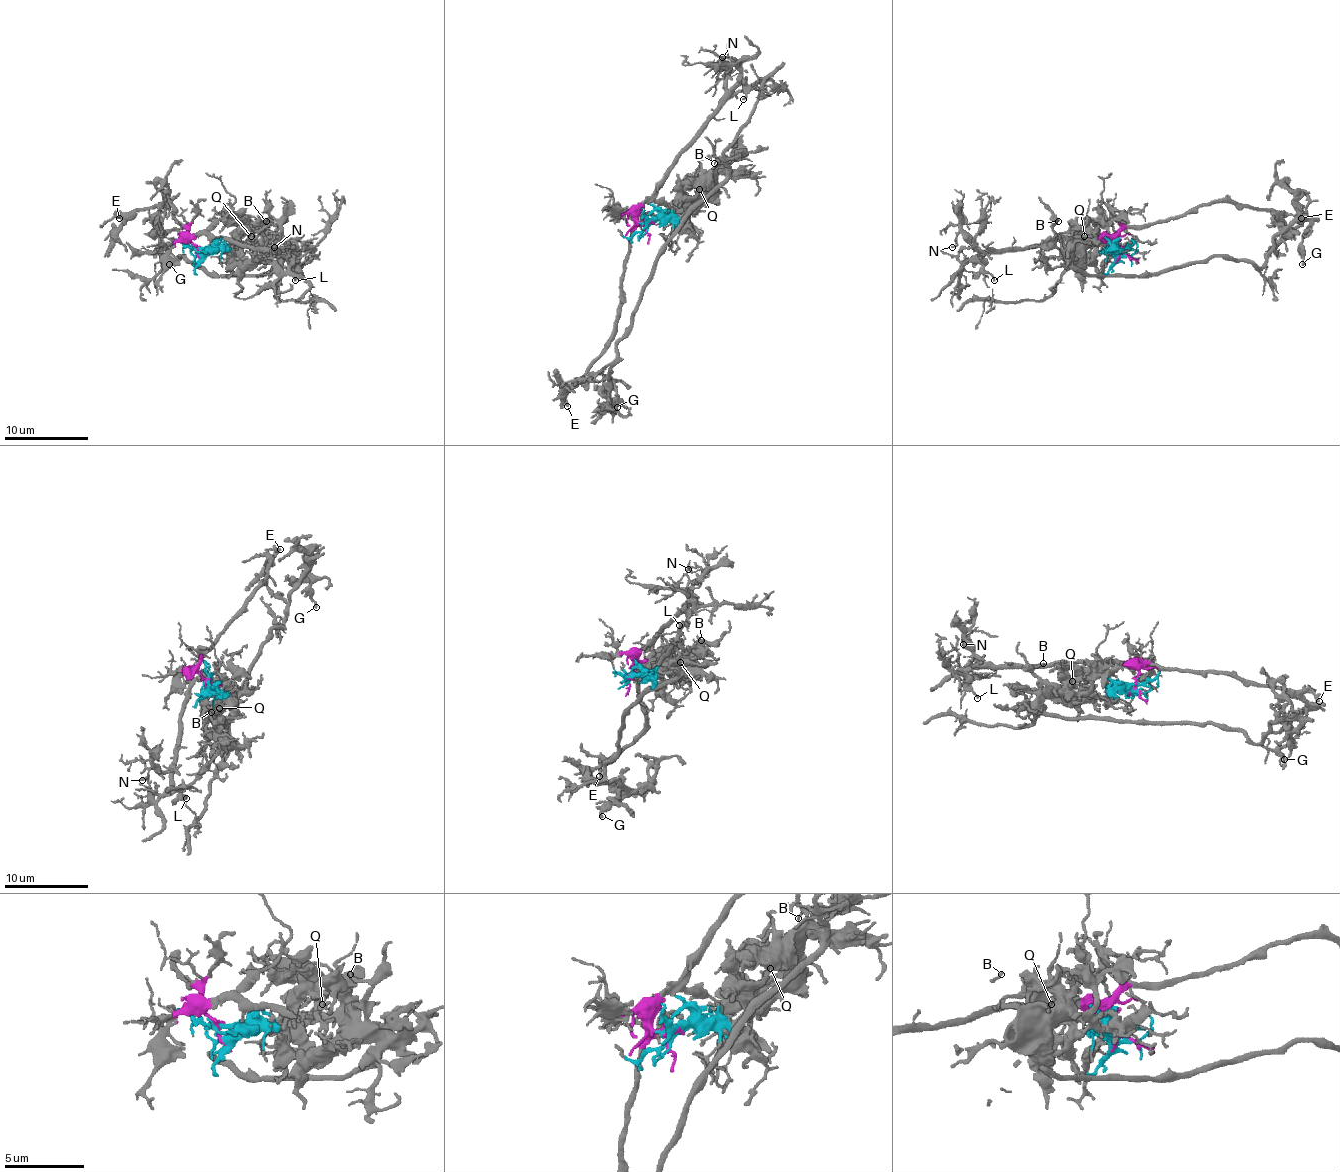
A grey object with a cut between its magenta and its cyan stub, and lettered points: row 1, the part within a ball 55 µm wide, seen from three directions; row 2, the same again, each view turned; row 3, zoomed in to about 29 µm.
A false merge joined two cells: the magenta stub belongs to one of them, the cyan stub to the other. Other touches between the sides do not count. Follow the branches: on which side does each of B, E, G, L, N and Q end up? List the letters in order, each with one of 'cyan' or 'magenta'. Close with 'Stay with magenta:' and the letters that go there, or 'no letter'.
B: cyan
E: magenta
G: cyan
L: magenta
N: magenta
Q: cyan
Stay with magenta: E, L, N

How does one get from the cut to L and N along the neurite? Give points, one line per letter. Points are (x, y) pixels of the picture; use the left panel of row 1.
L: (199, 252), (190, 237), (211, 235), (255, 247), (282, 250), (297, 268), (295, 281)
N: (199, 252), (190, 237), (211, 235), (278, 250), (280, 233), (274, 247)

